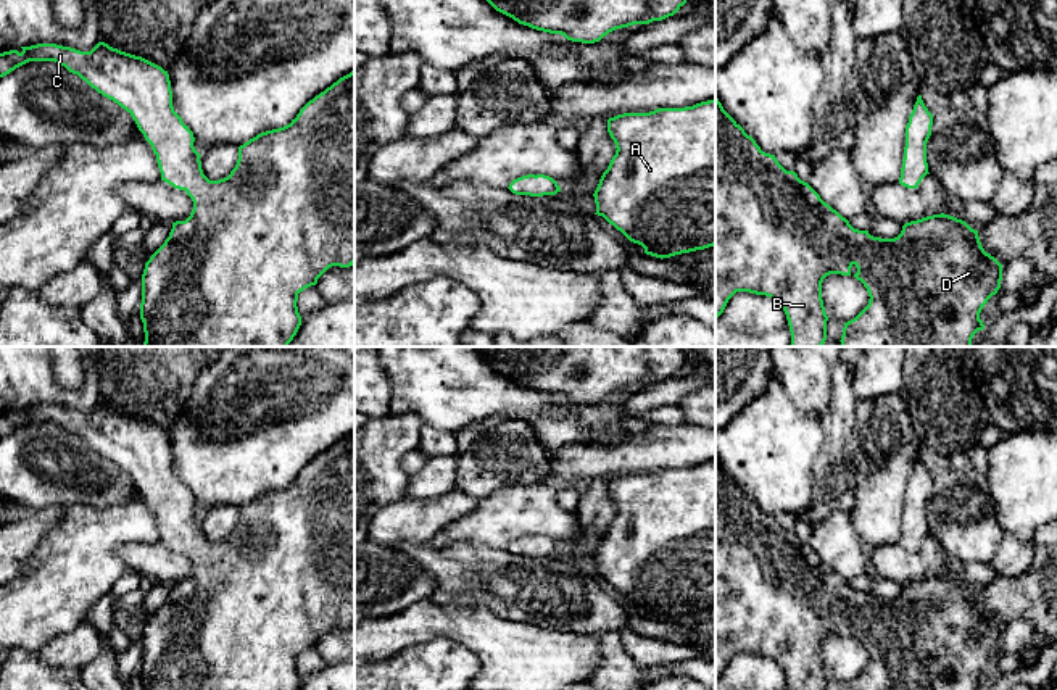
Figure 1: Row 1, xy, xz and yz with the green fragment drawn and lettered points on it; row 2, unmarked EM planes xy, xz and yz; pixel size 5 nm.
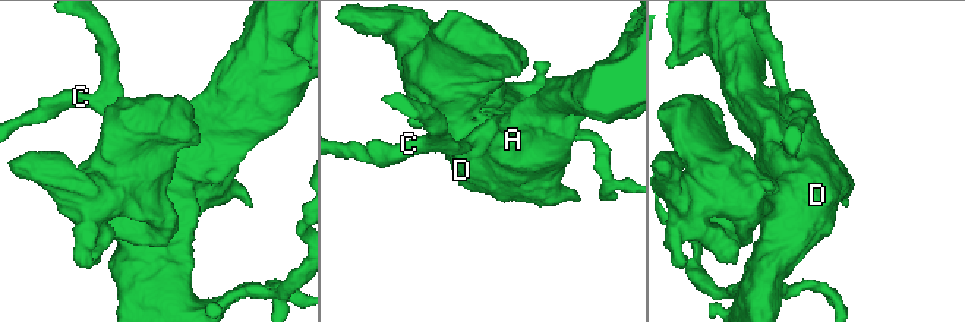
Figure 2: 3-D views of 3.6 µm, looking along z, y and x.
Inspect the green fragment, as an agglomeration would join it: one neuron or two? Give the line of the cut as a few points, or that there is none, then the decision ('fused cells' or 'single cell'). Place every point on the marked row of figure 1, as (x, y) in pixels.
no cut; single cell

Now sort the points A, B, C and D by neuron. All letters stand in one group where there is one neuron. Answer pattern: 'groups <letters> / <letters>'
groups A B C D

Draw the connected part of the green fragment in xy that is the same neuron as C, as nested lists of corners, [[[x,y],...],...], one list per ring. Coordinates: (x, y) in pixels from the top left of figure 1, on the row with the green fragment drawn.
[[[98,42],[90,52],[81,52],[56,44],[37,44],[21,48],[21,53],[18,50],[0,53],[0,77],[29,61],[55,61],[64,66],[69,73],[77,74],[92,89],[118,103],[132,116],[139,131],[143,134],[145,140],[151,145],[151,150],[156,155],[161,181],[168,182],[174,189],[185,190],[193,202],[190,216],[185,221],[172,222],[169,237],[145,263],[140,303],[140,319],[145,332],[145,342],[142,347],[288,347],[301,326],[301,316],[296,306],[298,293],[311,285],[316,285],[317,279],[329,268],[350,268],[354,264],[354,71],[340,77],[324,92],[309,100],[290,124],[261,132],[240,145],[238,160],[230,174],[219,181],[209,181],[201,169],[201,155],[193,147],[193,132],[174,111],[169,74],[161,66],[142,56],[113,48],[105,42]]]

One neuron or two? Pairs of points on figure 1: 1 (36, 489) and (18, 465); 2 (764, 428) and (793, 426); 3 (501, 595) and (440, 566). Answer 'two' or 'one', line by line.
1: one
2: one
3: one

